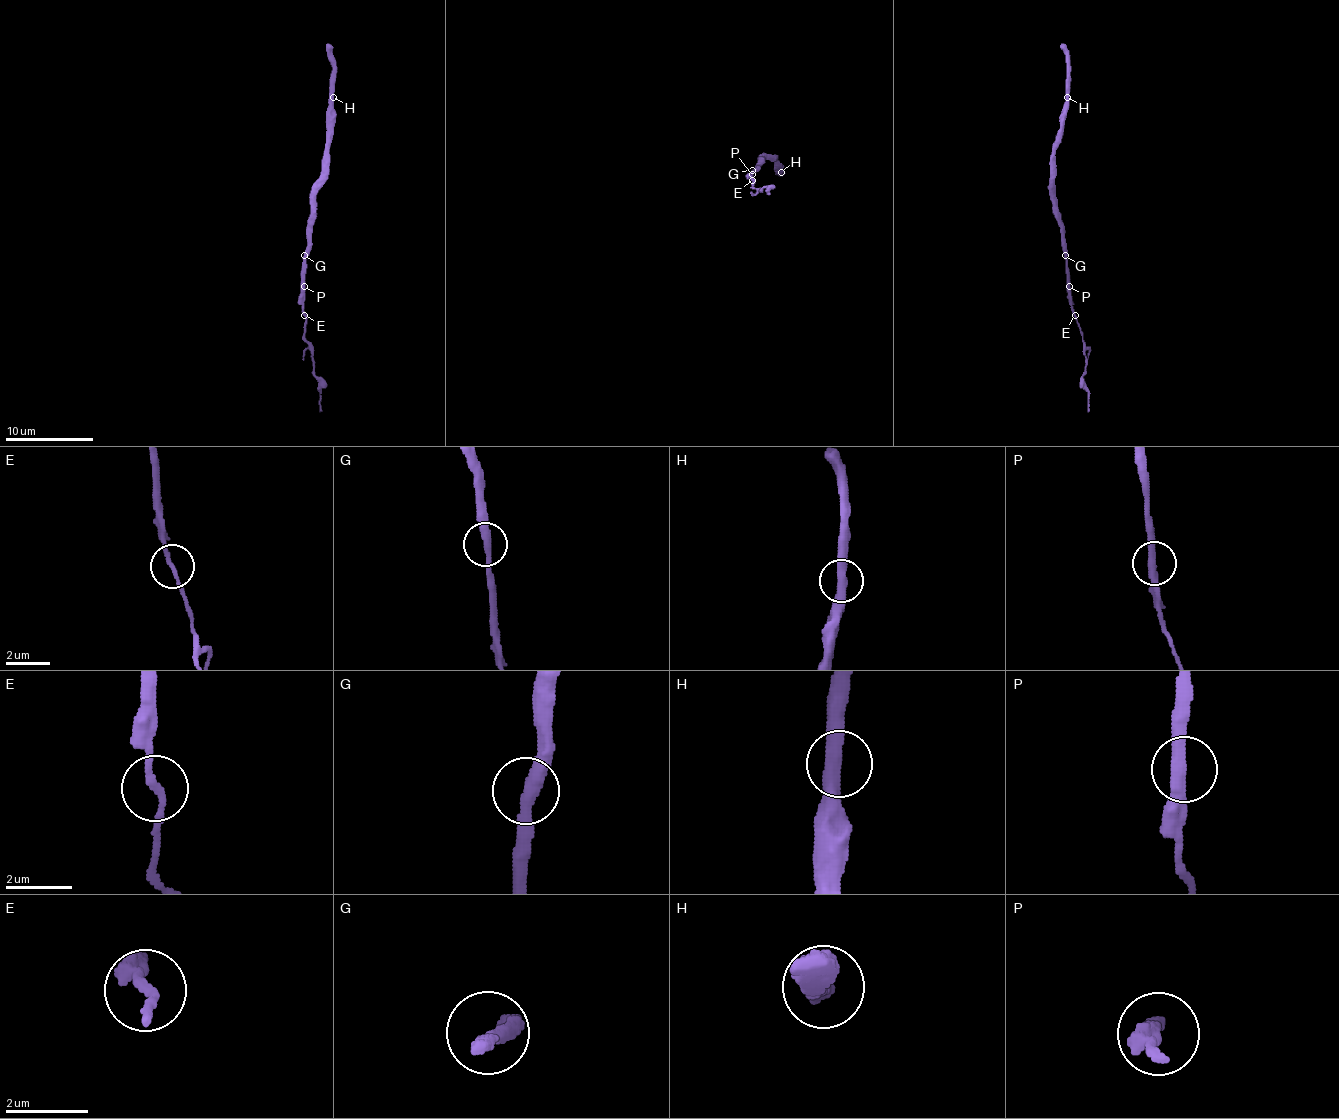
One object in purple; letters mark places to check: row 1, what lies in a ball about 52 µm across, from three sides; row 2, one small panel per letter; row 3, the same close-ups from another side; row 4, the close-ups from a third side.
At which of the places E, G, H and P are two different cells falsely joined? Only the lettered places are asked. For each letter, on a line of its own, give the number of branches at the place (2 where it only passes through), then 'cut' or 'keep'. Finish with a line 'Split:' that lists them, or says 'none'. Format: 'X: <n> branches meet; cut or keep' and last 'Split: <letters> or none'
E: 2 branches meet; cut
G: 2 branches meet; keep
H: 2 branches meet; keep
P: 2 branches meet; keep
Split: E

